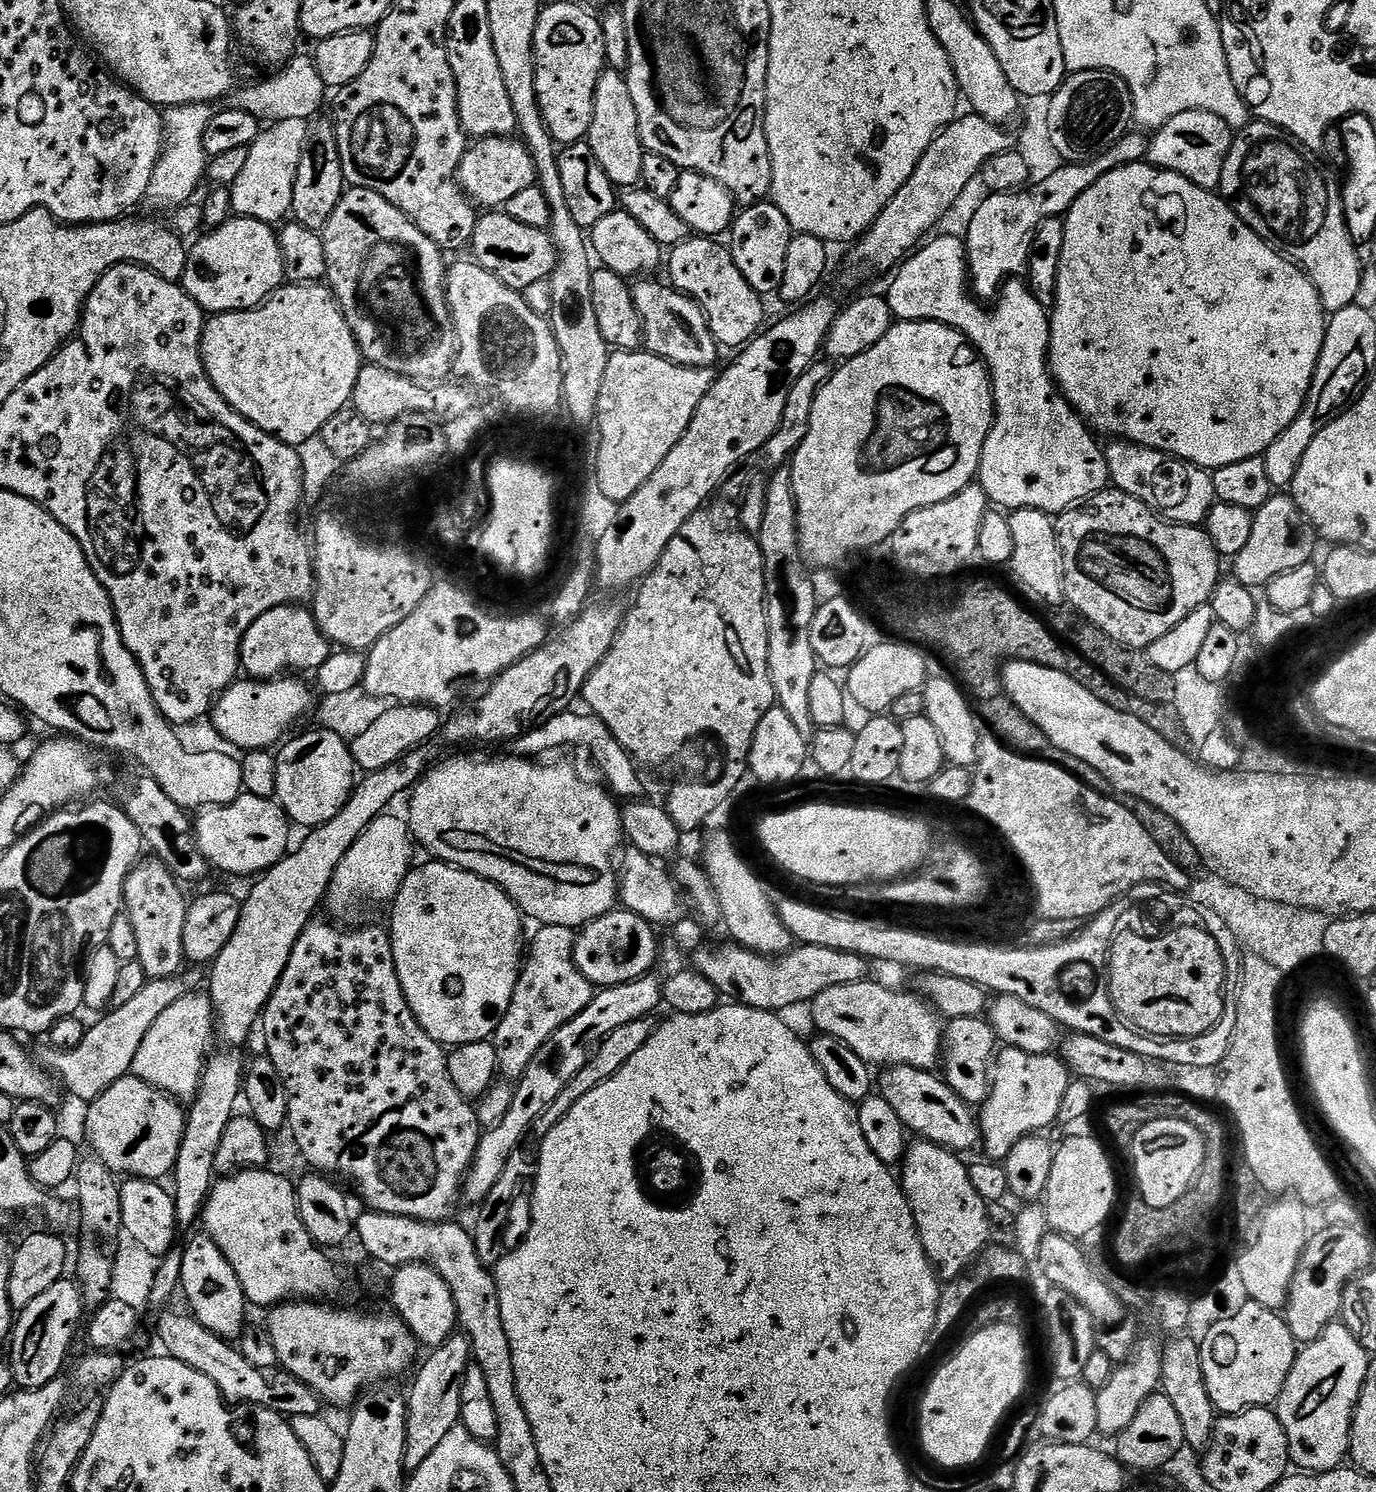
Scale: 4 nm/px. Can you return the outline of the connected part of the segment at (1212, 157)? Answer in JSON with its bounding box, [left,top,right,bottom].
[1146,110,1234,190]

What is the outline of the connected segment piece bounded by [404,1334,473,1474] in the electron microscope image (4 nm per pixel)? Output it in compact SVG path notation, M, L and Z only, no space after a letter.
M454 1334L442 1346L431 1349L428 1357L415 1369L412 1389L407 1389L408 1417L406 1418L406 1454L404 1471L412 1473L430 1458L430 1454L443 1442L446 1434L460 1424L462 1382L469 1364L473 1363L472 1344L467 1336Z

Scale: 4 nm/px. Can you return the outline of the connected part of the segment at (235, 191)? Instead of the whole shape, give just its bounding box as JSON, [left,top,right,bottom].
[230,118,309,226]

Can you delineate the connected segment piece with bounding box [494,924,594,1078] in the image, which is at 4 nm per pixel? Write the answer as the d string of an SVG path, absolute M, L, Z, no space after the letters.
M546 924L535 929L532 945L527 945L526 959L520 969L520 977L510 998L510 1010L502 1018L494 1037L496 1062L501 1073L519 1078L530 1066L534 1054L570 1018L582 1014L592 1001L594 986L578 970L572 957L577 933L566 926Z

